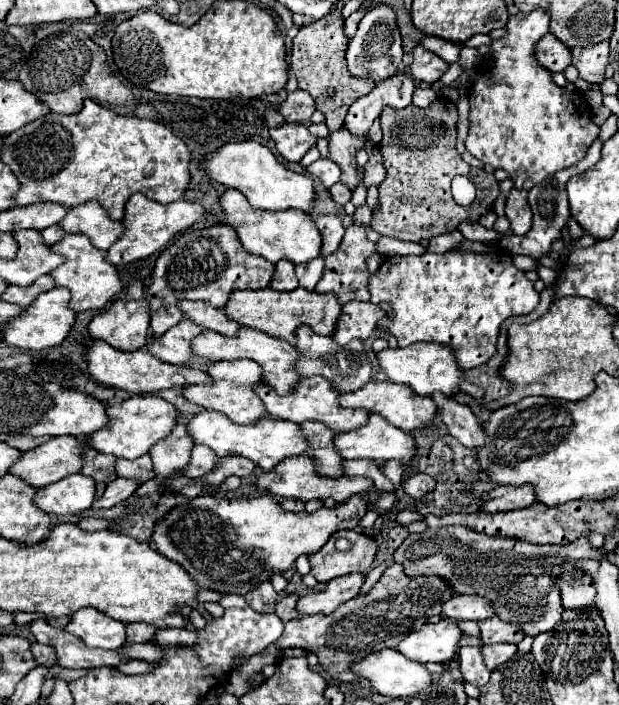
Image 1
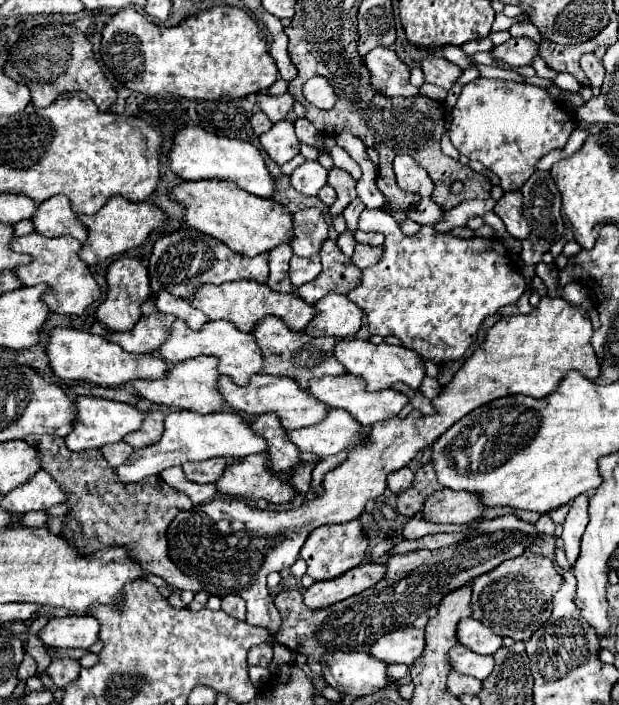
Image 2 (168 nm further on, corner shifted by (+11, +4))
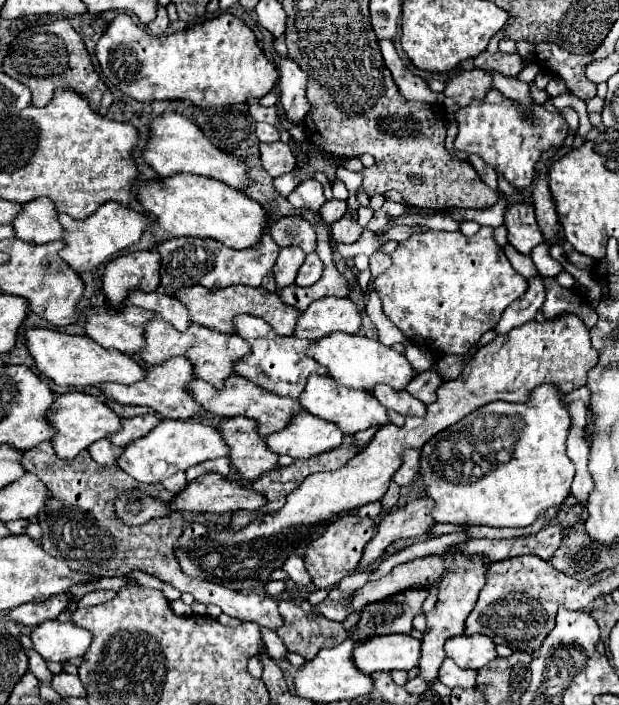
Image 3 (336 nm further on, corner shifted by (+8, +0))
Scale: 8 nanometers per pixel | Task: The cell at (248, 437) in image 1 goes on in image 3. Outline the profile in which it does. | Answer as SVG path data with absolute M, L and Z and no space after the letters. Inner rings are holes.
M161 419L161 423L149 435L125 447L125 453L119 459L119 467L139 483L149 485L149 483L159 483L175 475L177 471L187 471L193 465L217 457L227 457L227 443L223 443L223 435L219 433L219 429L197 421Z

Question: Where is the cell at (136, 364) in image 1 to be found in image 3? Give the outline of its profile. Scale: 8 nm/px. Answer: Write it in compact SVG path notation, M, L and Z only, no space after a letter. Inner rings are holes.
M27 329L25 339L27 339L27 349L33 355L37 369L61 387L103 385L107 381L135 383L145 375L145 367L139 365L133 357L123 355L113 349L103 349L87 335L81 337L81 335L67 335L53 329Z

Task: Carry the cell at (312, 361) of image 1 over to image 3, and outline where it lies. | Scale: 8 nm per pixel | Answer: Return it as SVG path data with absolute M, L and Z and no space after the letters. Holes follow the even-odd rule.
M239 315L235 319L235 333L239 333L251 345L251 353L235 365L235 373L247 377L249 381L253 381L255 385L259 385L267 391L297 399L301 395L301 391L305 389L305 381L307 381L309 373L327 375L325 367L321 367L315 359L307 357L307 347L311 345L307 339L297 339L295 335L291 335L291 337L275 335L271 331L271 325L259 317Z

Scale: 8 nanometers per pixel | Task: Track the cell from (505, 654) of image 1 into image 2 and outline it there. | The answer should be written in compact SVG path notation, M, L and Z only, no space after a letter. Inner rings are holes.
M456 645L452 647L452 651L448 651L448 665L452 671L484 681L488 677L488 667L492 671L492 657L490 655L472 655L466 647Z

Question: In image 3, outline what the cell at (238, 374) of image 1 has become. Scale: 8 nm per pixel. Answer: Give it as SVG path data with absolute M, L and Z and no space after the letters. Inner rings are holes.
M175 357L163 365L147 367L147 377L143 381L137 381L133 385L103 383L101 389L107 397L115 399L121 405L147 405L165 419L191 419L203 413L203 407L199 407L199 403L195 403L195 399L191 399L191 393L187 391L193 379L195 379L195 367L191 367L191 361Z

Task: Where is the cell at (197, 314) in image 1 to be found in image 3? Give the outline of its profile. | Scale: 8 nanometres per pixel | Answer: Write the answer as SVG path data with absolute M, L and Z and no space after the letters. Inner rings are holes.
M133 291L133 293L129 293L127 303L157 313L161 319L171 323L177 331L187 331L187 327L191 325L191 319L187 315L187 309L183 307L183 303L175 297L165 295L165 293L159 293L159 291L153 291L153 293Z

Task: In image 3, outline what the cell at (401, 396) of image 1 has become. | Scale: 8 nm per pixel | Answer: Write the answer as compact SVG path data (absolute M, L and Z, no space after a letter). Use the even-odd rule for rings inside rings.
M309 375L307 379L307 387L303 391L303 395L299 397L299 403L303 405L303 409L307 409L311 415L317 415L321 419L333 421L339 425L339 429L343 433L357 433L369 427L381 427L389 423L389 415L387 409L375 399L373 393L369 391L359 391L359 389L349 389L343 387L339 383L335 383L335 379L331 379L329 375L321 377L321 375Z

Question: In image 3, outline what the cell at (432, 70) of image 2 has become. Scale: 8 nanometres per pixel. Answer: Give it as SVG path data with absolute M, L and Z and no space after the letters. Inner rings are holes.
M479 69L459 71L447 81L443 95L455 99L457 105L463 107L473 97L483 97L489 91L489 87L491 87L491 75L487 71L479 71Z

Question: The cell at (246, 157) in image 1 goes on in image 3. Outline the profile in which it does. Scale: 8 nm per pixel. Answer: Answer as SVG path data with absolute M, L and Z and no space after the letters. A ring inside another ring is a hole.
M165 113L151 121L151 139L145 149L145 161L161 175L161 177L171 177L175 173L195 173L195 175L205 175L211 179L219 179L235 189L245 189L251 179L247 177L249 167L243 163L243 159L235 159L235 155L227 155L225 151L219 151L203 131L195 123L191 123L187 117L177 115L177 113Z

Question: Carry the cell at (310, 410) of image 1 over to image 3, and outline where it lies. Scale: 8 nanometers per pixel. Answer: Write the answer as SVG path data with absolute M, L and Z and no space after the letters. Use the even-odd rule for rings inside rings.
M231 375L225 381L225 387L221 391L215 389L211 383L197 379L197 381L191 383L189 393L203 405L203 409L207 409L207 411L211 411L211 413L215 413L219 417L237 417L237 415L243 415L243 417L251 417L251 419L259 421L259 435L261 437L281 431L303 409L301 403L297 403L297 399L281 397L281 395L275 395L271 391L265 391L259 385L247 381L241 375Z

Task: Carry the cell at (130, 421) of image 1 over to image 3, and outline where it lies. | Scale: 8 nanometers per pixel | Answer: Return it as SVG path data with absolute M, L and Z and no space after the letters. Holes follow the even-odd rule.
M71 391L71 393L65 393L59 399L55 399L55 403L51 405L51 409L47 413L47 419L57 427L53 445L55 445L55 453L61 459L73 459L79 451L87 449L91 443L95 443L99 439L111 437L121 427L121 419L113 409L109 409L103 401L97 401L97 397L79 393L79 391Z

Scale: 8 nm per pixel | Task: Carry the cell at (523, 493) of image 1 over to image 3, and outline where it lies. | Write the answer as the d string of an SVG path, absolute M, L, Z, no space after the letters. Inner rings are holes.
M423 497L413 499L405 507L383 515L377 523L375 537L365 547L359 567L375 563L383 555L387 545L391 545L397 539L425 537L435 525L435 519L431 519L431 507L433 507L431 499Z

